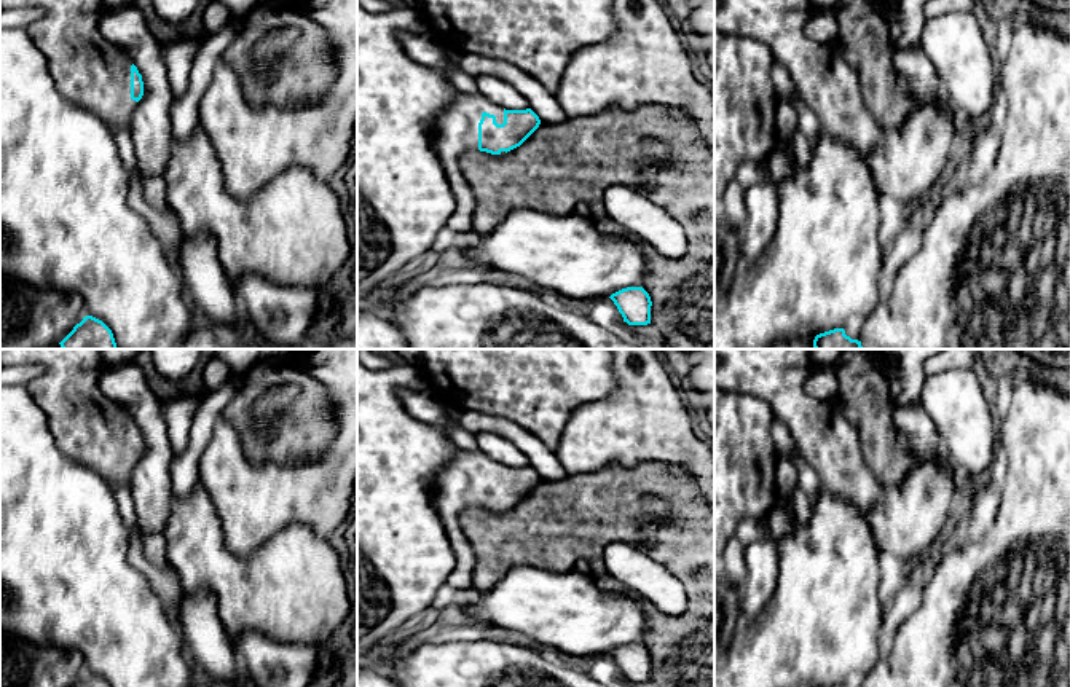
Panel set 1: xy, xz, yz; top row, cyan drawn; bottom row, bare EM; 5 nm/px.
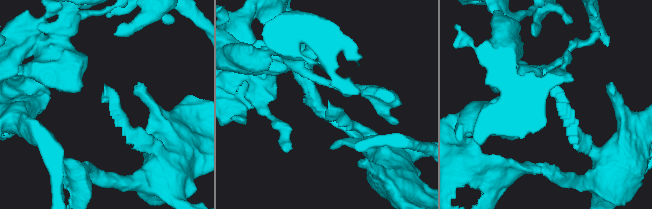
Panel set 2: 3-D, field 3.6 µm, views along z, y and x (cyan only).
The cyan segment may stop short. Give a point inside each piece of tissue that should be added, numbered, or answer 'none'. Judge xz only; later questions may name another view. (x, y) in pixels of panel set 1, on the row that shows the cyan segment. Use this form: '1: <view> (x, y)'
1: xz (458, 125)

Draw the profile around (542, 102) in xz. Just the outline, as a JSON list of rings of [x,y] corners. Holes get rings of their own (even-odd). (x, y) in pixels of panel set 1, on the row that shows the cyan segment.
[[[459,54],[459,67],[475,78],[478,75],[494,75],[513,84],[526,97],[529,108],[539,116],[542,124],[558,124],[568,118],[555,94],[510,62],[475,54]]]

